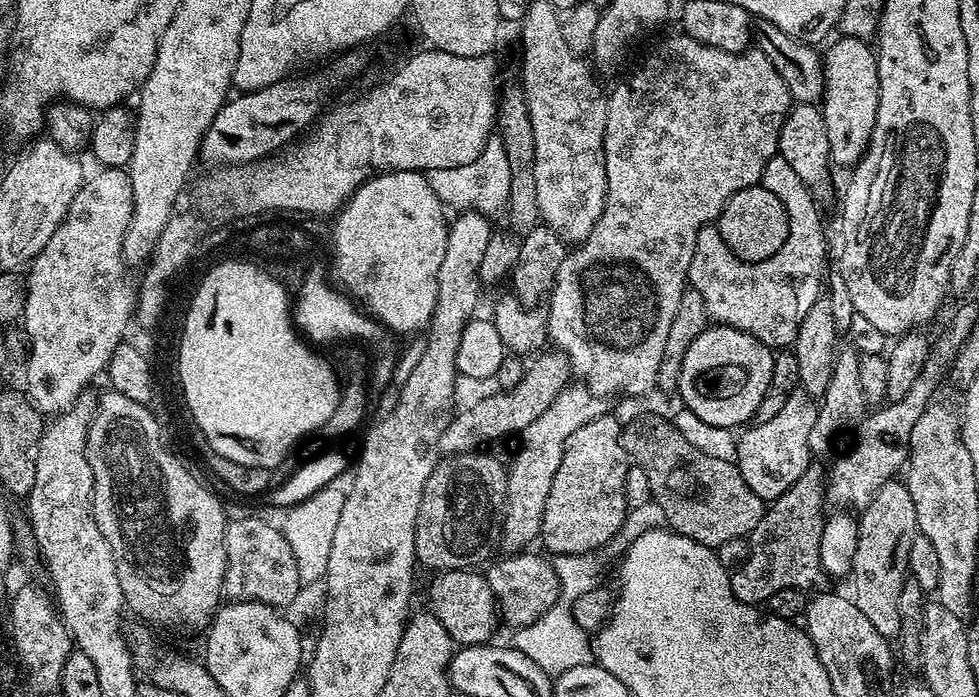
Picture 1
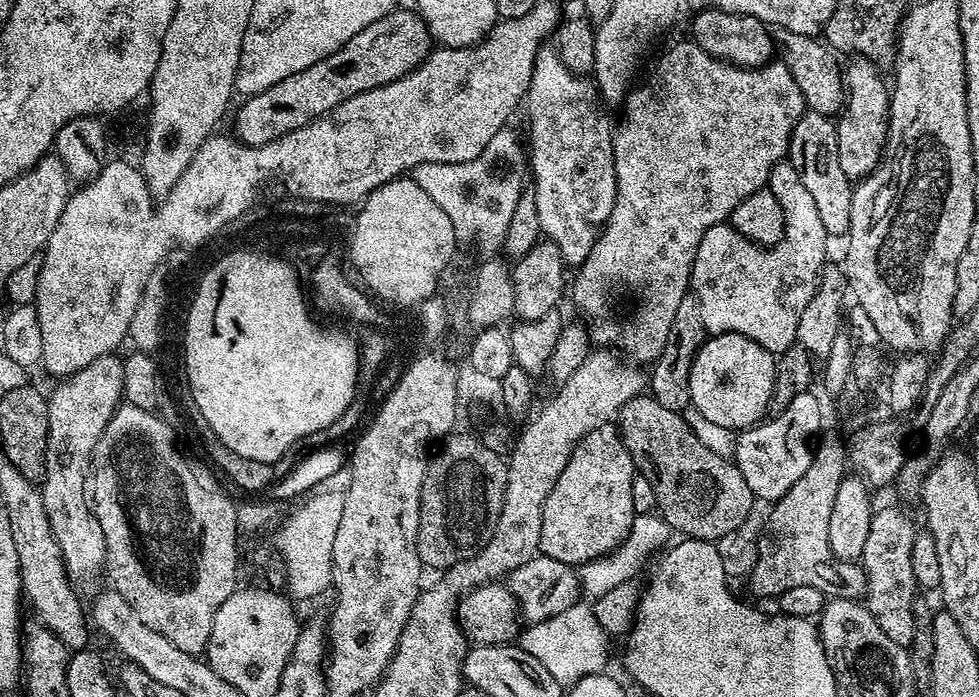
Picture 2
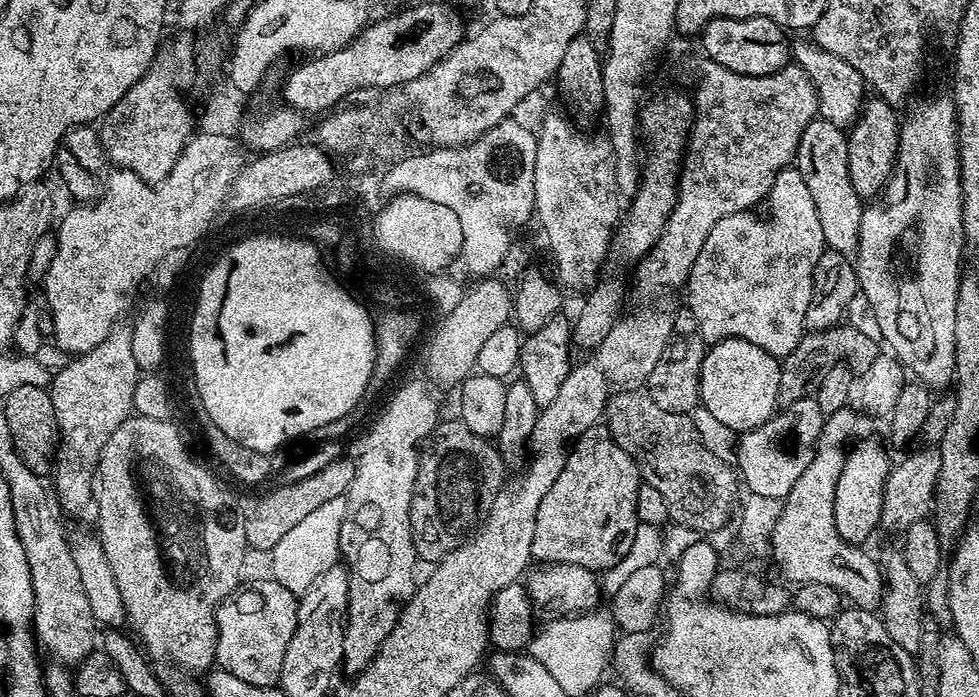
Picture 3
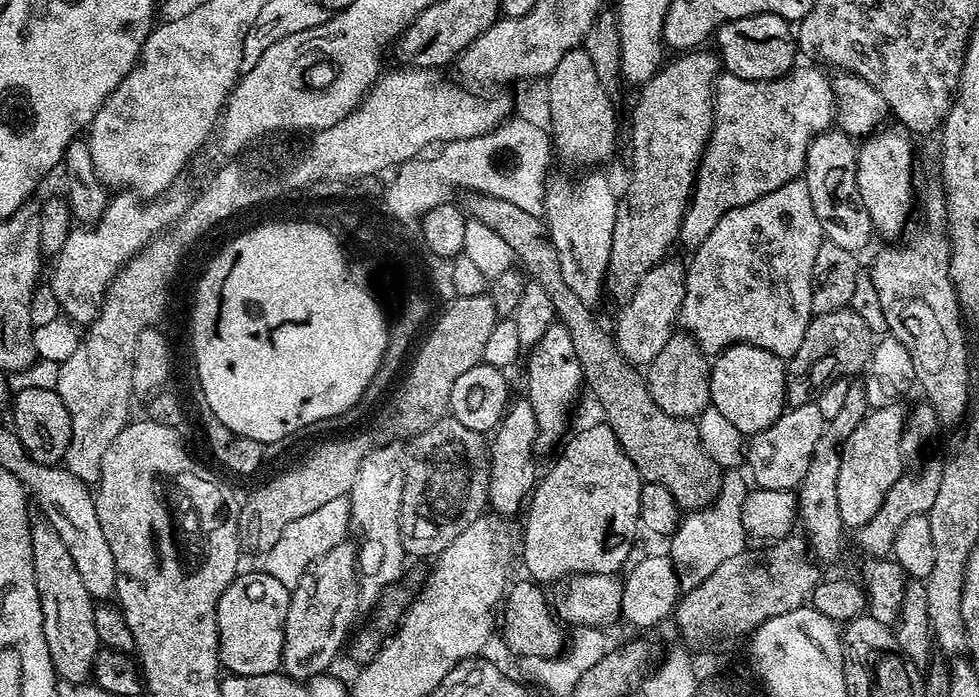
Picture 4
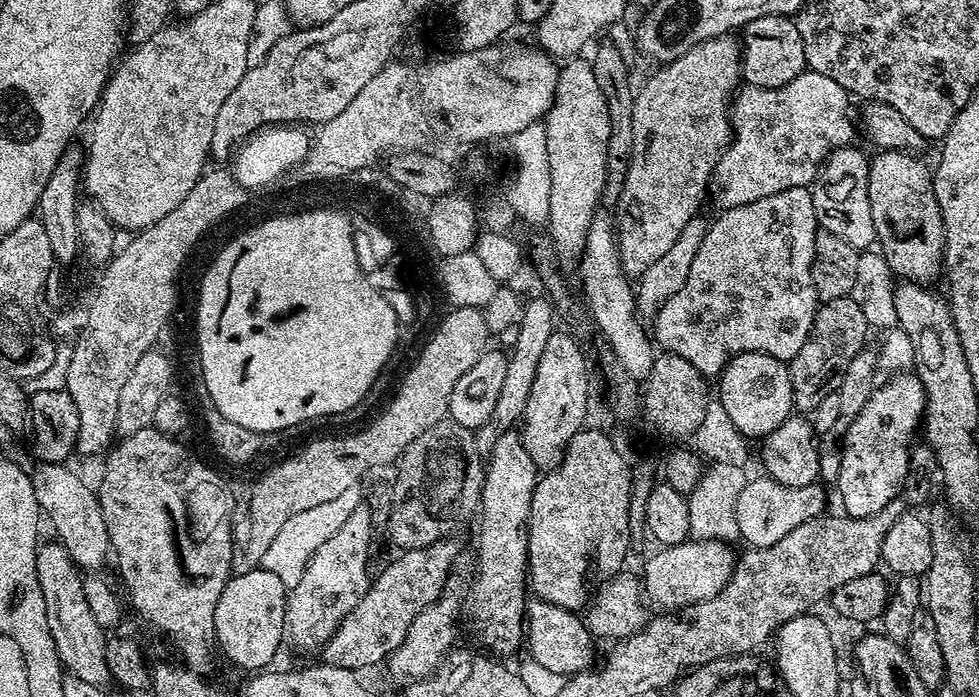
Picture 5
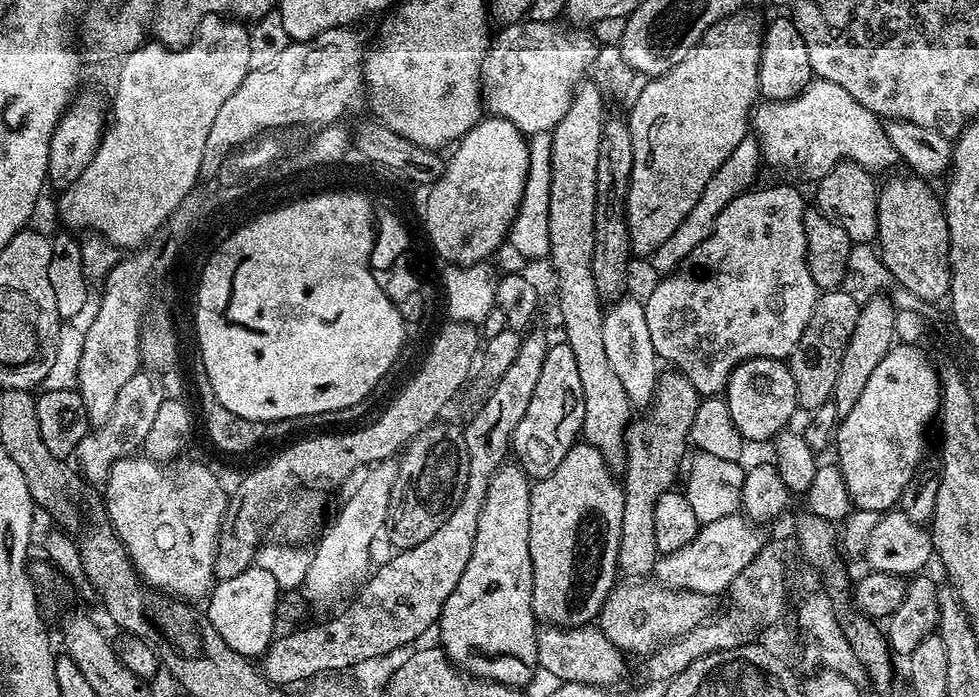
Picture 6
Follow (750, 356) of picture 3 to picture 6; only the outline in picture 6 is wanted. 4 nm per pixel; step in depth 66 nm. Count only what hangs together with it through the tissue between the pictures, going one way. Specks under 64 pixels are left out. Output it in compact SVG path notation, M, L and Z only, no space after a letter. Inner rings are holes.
M754 358L739 364L728 379L726 401L734 426L748 442L771 441L791 425L792 415L798 412L794 378L784 360Z

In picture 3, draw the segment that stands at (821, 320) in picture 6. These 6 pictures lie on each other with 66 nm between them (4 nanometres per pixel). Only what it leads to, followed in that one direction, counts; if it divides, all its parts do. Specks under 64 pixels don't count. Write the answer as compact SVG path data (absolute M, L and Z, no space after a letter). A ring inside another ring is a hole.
M847 322L835 324L821 332L808 332L800 339L798 346L780 360L780 377L778 378L778 405L780 408L794 406L802 398L815 393L820 380L828 368L841 362L848 365L853 373L859 374L870 370L874 360L882 353L881 345L874 338L866 338L862 330L852 327Z

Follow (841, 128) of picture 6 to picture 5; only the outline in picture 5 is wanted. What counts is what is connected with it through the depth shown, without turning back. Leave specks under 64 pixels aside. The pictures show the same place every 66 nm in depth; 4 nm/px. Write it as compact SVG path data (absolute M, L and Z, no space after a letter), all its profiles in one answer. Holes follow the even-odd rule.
M811 70L798 74L798 78L786 82L786 86L741 87L730 105L732 138L712 171L710 200L717 204L717 209L723 210L746 206L746 202L758 202L758 198L766 198L770 194L782 194L782 190L808 188L828 153L835 148L849 147L855 141L852 139L858 136L853 113L852 116L848 113L848 100L849 93L838 86L834 78L826 78L826 74Z

